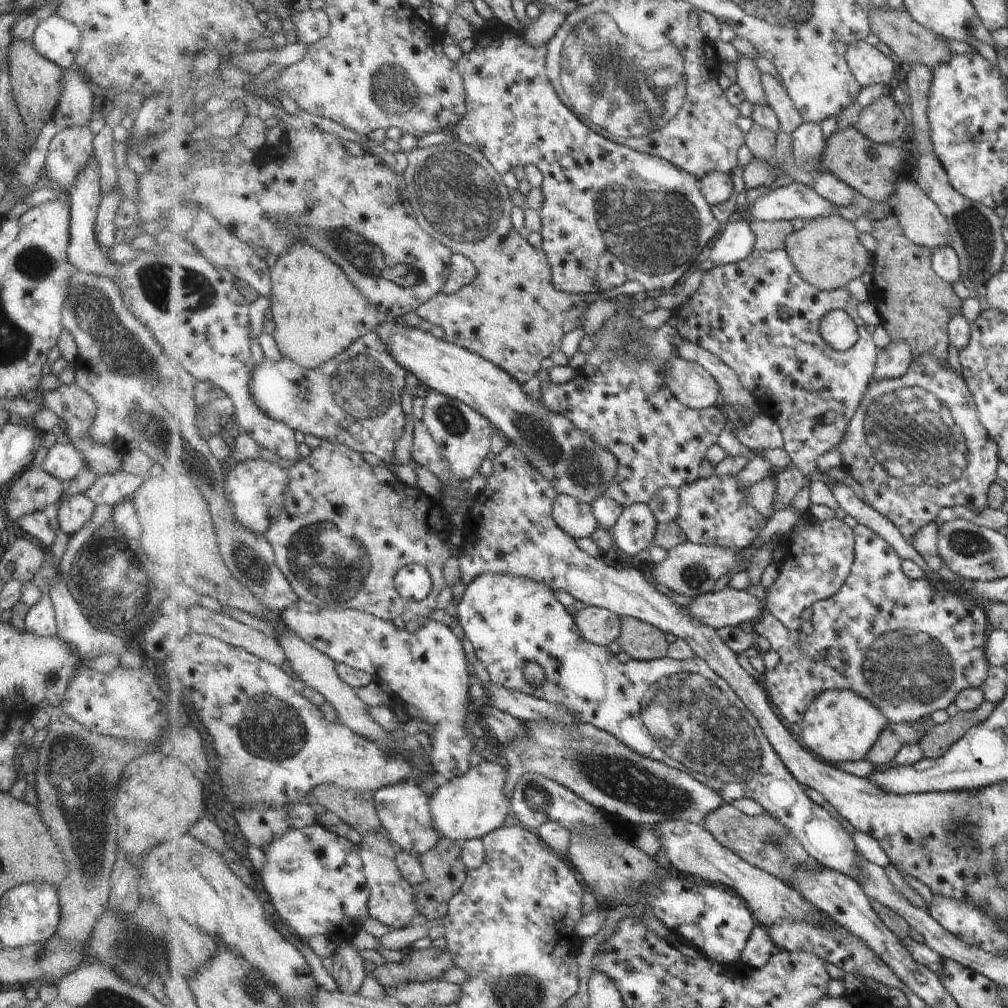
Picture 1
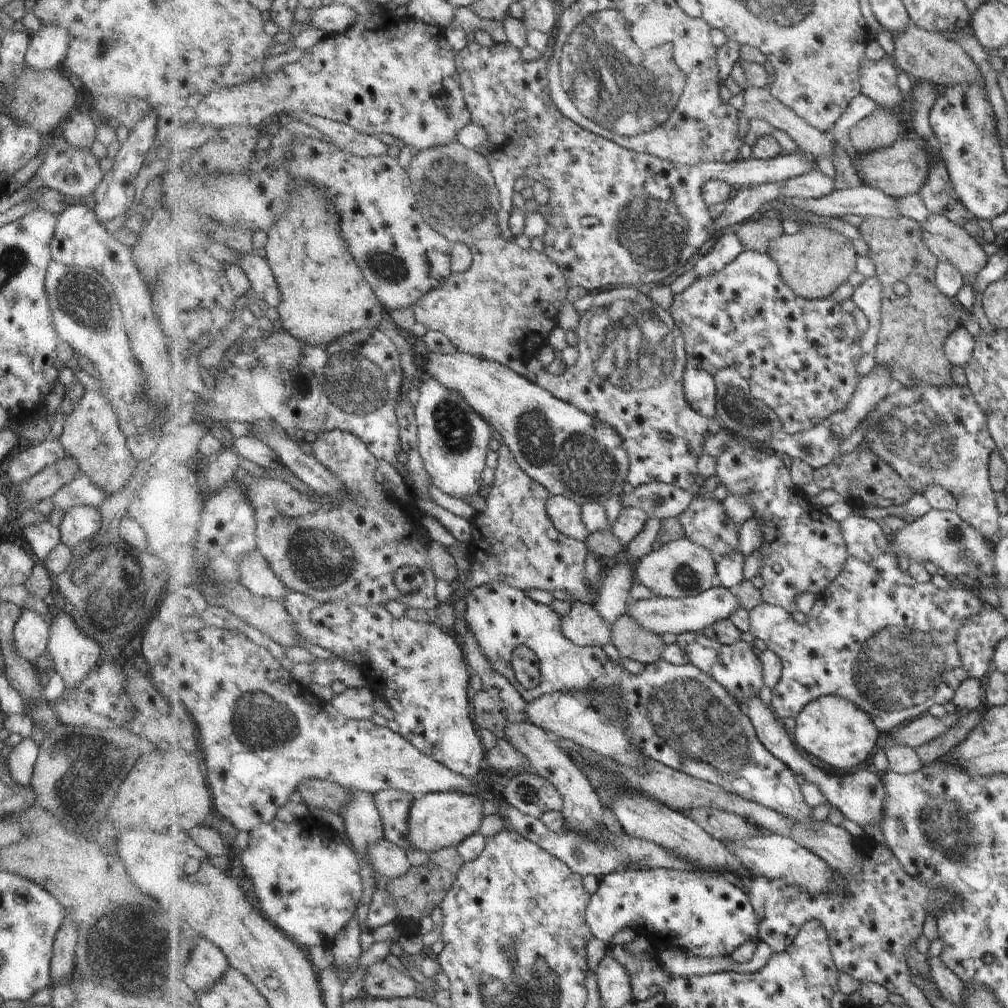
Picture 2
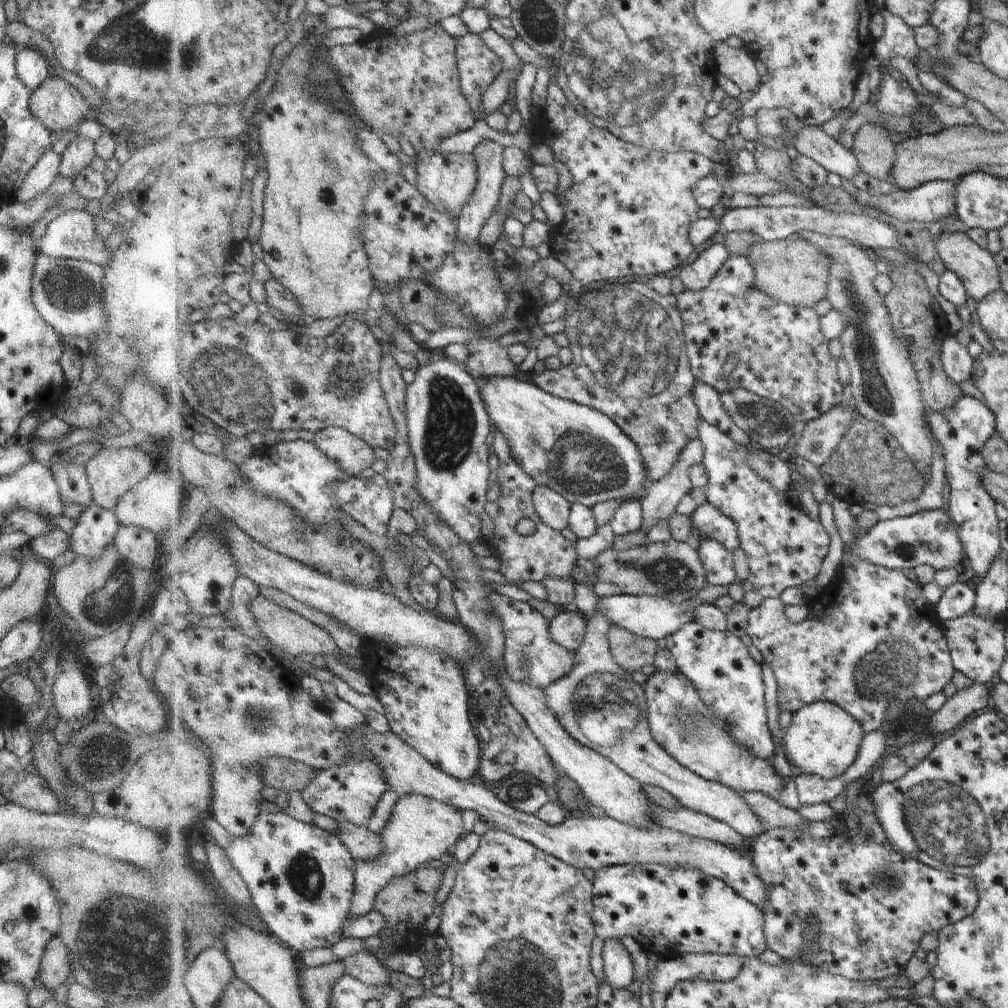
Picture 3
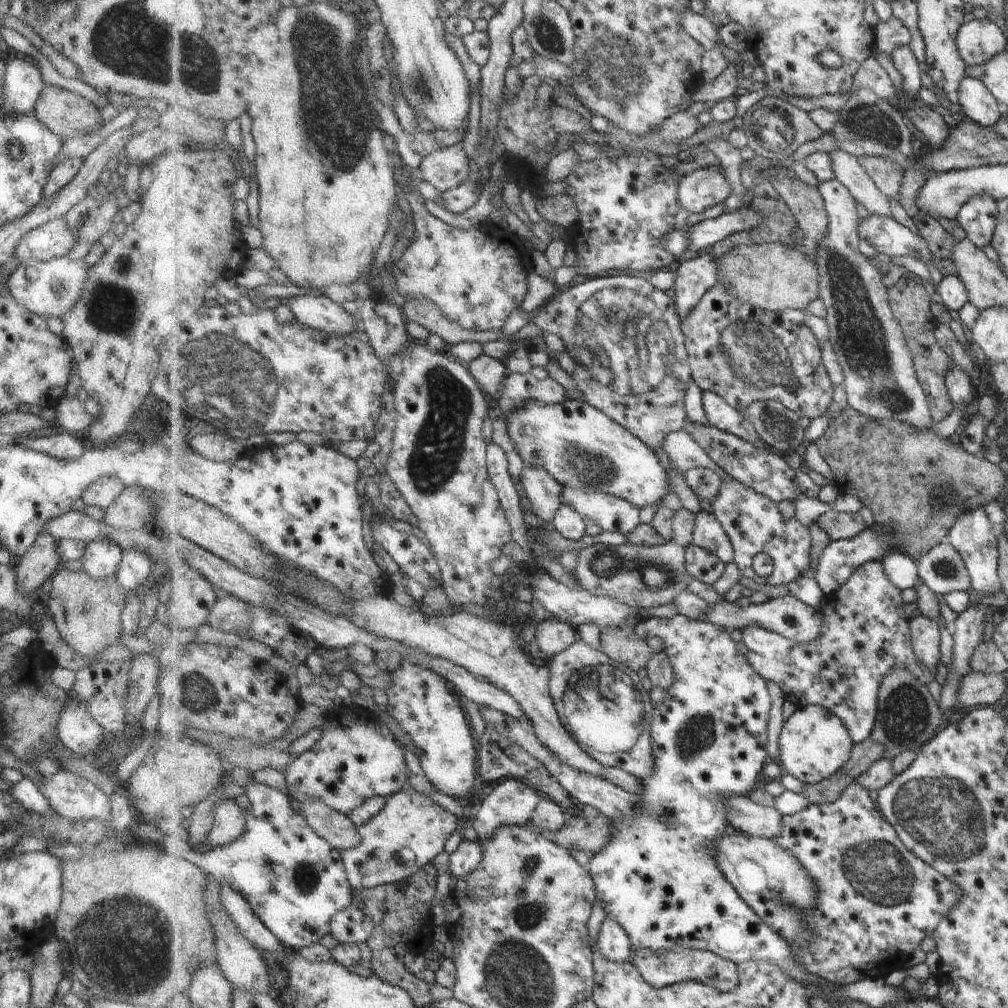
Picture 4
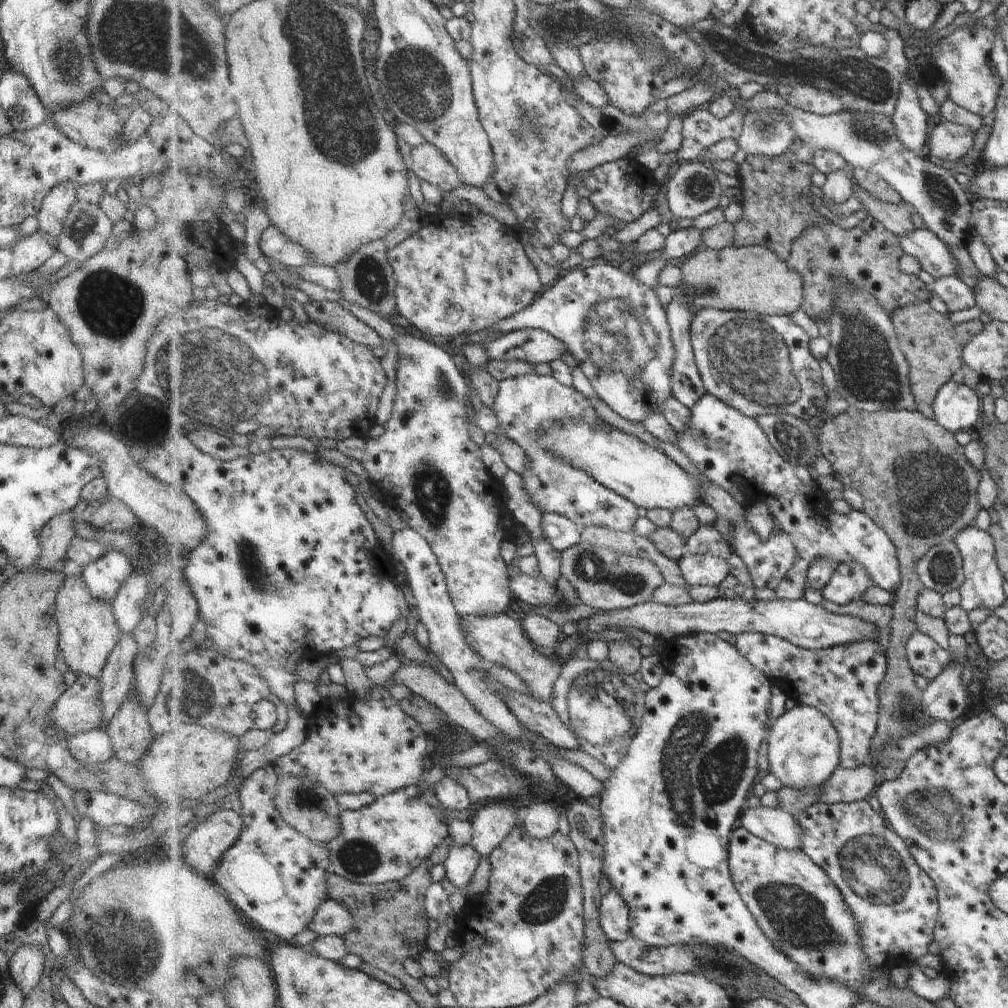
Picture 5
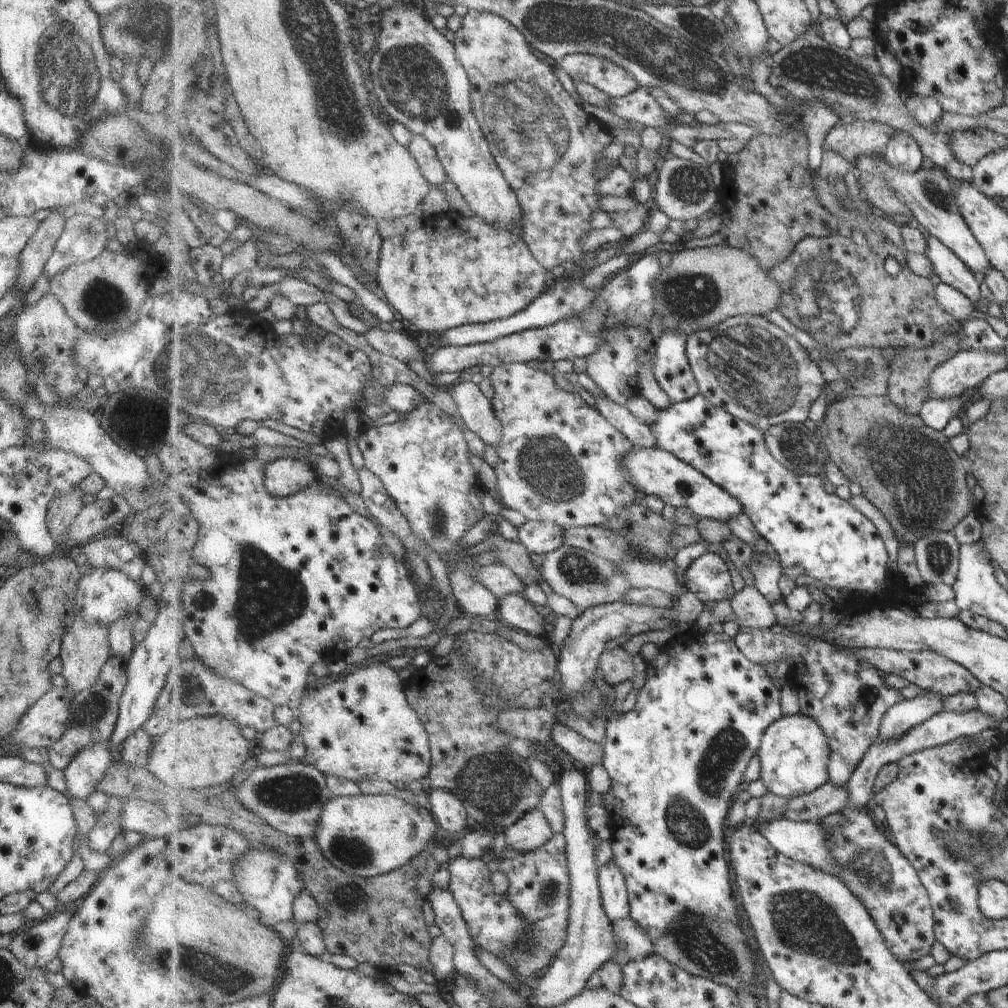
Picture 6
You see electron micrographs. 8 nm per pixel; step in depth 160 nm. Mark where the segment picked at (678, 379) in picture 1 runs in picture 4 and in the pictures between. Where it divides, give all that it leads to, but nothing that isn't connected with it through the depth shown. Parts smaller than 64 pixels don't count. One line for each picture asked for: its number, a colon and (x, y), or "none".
2: (700, 389)
3: (708, 399)
4: (721, 415)

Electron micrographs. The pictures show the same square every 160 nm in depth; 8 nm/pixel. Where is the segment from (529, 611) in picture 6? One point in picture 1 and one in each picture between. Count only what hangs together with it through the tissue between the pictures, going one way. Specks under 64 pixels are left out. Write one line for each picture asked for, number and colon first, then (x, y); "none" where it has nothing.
1: (600, 626)
2: (583, 624)
3: (569, 628)
4: (554, 636)
5: (542, 632)

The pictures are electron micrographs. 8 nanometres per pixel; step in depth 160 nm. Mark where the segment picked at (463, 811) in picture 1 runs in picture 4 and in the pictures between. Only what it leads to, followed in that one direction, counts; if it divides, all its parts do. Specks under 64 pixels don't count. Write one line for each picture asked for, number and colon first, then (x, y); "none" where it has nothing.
2: (438, 820)
3: (421, 828)
4: (410, 832)

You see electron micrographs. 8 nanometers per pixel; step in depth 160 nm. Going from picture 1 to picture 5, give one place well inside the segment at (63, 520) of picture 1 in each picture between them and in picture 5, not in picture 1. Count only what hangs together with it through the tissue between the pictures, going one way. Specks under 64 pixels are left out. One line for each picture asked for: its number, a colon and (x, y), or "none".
2: (78, 522)
3: (95, 527)
4: (101, 558)
5: (102, 577)

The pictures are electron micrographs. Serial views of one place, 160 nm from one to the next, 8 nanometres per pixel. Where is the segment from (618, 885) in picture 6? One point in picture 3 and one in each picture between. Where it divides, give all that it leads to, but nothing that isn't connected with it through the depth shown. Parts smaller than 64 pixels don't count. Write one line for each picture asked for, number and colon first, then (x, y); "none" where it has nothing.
3: (618, 968)
4: (614, 943)
5: (615, 920)

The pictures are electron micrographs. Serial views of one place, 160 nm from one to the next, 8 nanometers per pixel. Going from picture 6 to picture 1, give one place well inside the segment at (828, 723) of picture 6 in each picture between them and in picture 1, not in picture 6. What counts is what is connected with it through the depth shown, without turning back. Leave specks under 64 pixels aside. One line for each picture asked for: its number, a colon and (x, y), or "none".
1: (910, 649)
2: (887, 642)
3: (873, 638)
4: (867, 636)
5: (843, 682)

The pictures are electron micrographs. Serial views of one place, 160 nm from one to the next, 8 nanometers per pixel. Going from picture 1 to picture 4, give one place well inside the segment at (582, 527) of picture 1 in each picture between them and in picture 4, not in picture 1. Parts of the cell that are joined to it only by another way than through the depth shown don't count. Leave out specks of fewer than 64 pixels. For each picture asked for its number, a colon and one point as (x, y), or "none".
2: (566, 515)
3: (554, 509)
4: (545, 491)

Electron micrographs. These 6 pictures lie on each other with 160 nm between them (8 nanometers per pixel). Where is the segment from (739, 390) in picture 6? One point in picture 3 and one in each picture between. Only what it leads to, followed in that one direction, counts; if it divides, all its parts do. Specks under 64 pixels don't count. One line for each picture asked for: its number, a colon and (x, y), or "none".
3: (737, 336)
4: (745, 355)
5: (742, 356)

